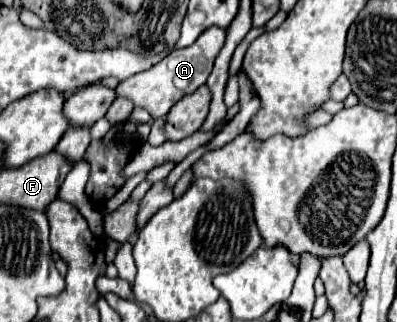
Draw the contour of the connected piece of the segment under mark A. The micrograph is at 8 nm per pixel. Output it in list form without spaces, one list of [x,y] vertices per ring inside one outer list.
[[[211,26],[205,32],[201,32],[201,36],[191,46],[177,48],[169,56],[165,56],[159,64],[155,64],[153,68],[133,74],[131,78],[119,82],[119,86],[115,88],[115,94],[119,98],[131,100],[133,106],[145,108],[155,120],[163,118],[177,100],[181,100],[185,94],[195,92],[201,84],[205,84],[223,44],[225,44],[225,28]]]

